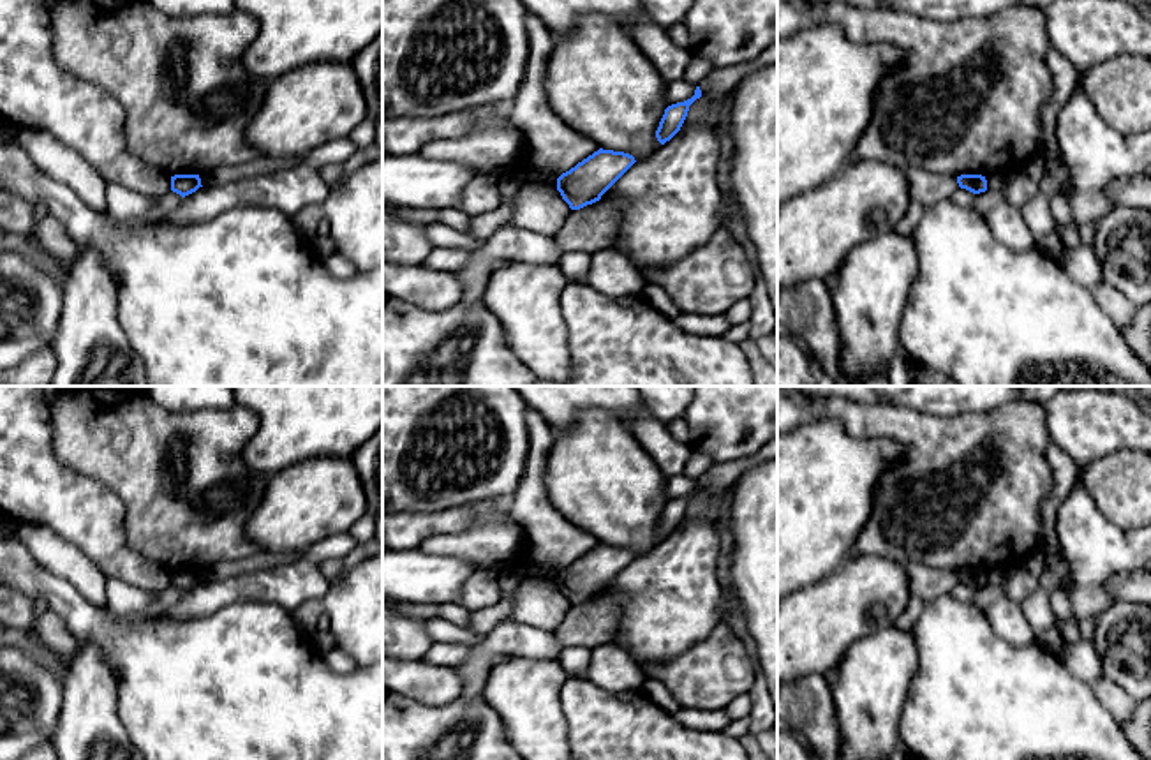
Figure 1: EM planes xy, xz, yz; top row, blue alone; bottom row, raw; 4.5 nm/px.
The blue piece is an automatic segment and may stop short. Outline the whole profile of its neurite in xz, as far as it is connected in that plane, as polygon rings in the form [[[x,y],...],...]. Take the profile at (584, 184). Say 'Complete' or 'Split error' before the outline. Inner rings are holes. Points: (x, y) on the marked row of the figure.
Complete. [[[599,148],[557,178],[557,190],[571,210],[580,210],[601,196],[635,164],[624,152]]]

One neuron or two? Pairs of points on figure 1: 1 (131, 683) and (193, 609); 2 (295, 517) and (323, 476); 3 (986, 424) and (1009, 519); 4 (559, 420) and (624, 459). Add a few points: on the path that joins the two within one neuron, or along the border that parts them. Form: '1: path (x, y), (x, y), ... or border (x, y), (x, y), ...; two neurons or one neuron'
1: border (221, 607), (193, 619), (164, 619), (159, 616); two neurons
2: path (304, 506), (323, 487); one neuron
3: path (1000, 447), (1005, 466), (1005, 496); one neuron
4: border (612, 417), (589, 409), (571, 427), (556, 434); two neurons

